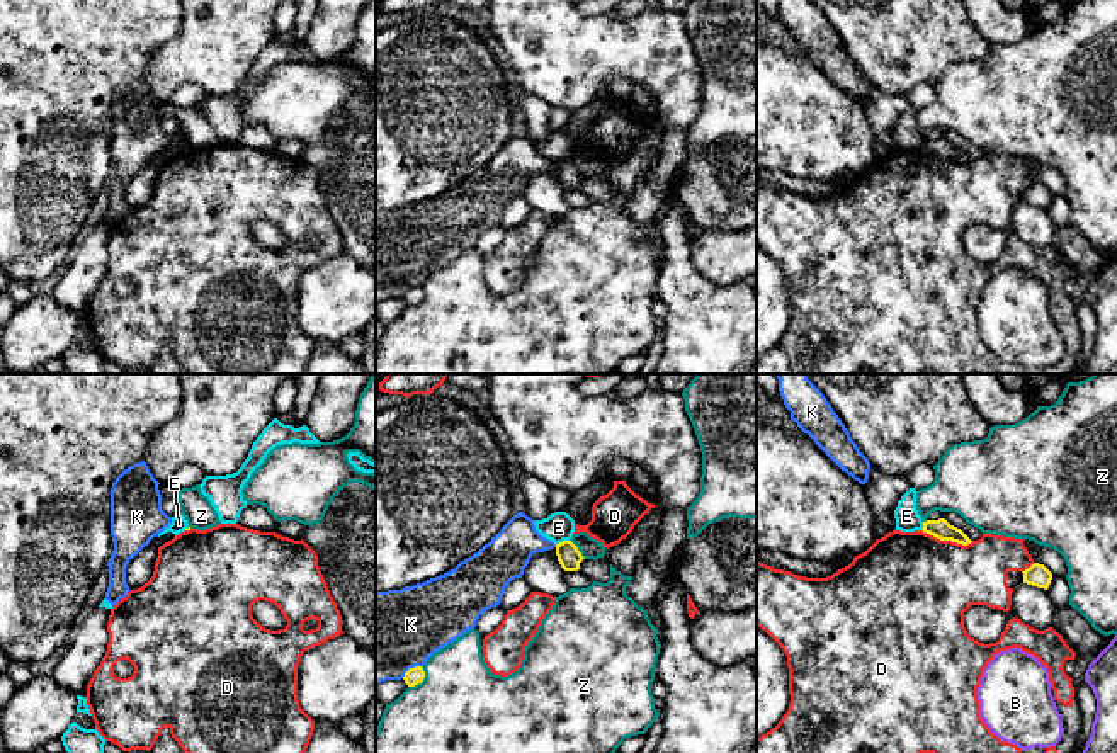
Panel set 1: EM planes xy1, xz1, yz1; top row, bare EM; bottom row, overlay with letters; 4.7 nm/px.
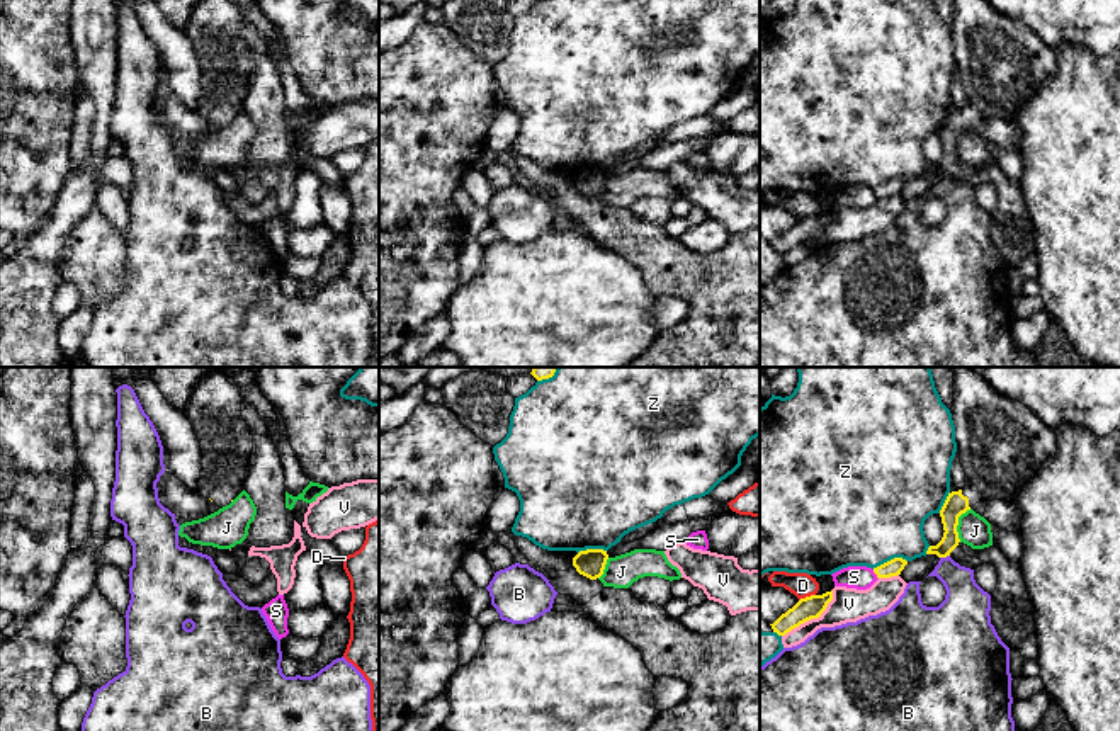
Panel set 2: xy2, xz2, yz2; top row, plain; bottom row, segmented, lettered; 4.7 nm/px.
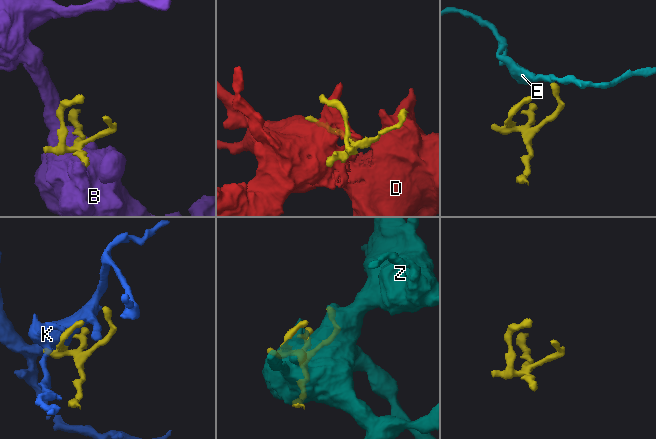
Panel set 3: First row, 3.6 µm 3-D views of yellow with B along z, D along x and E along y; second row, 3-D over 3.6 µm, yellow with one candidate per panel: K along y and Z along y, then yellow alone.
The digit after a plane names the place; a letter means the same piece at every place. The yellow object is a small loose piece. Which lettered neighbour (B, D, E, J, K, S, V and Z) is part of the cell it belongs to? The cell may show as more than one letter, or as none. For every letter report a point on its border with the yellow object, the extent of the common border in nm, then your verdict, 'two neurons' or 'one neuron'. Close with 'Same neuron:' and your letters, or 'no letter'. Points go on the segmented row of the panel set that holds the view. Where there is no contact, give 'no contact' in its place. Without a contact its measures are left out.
B: yz2 (944, 556) | 50 nm | two neurons
D: yz1 (947, 539) | 260 nm | two neurons
E: xz1 (563, 541) | 70 nm | two neurons
J: yz2 (957, 524) | 170 nm | two neurons
K: xz1 (412, 668) | 120 nm | two neurons
S: yz2 (876, 573) | 50 nm | two neurons
V: yz2 (813, 617) | 340 nm | two neurons
Z: yz2 (891, 560) | 170 nm | two neurons
Same neuron: no letter

